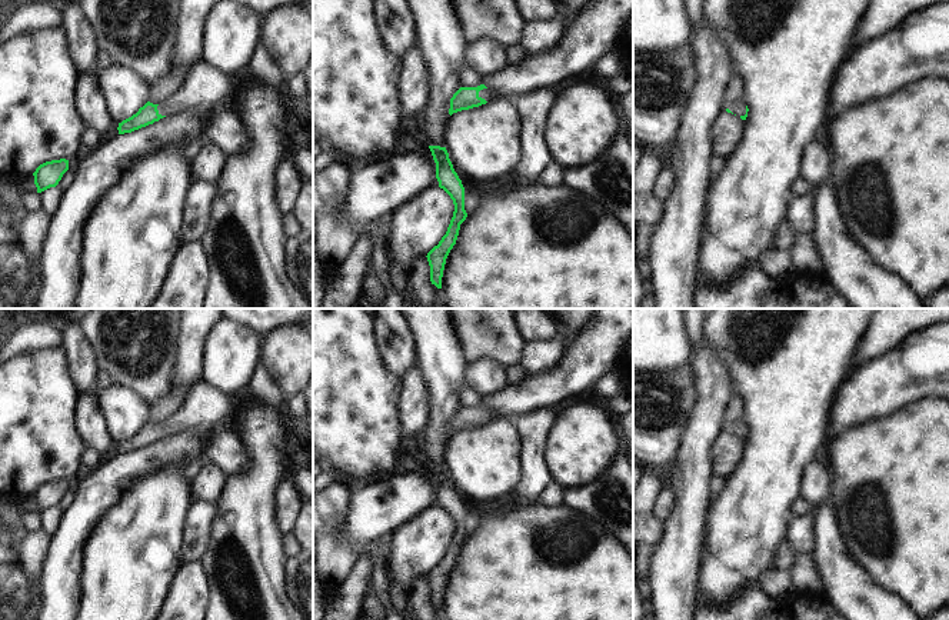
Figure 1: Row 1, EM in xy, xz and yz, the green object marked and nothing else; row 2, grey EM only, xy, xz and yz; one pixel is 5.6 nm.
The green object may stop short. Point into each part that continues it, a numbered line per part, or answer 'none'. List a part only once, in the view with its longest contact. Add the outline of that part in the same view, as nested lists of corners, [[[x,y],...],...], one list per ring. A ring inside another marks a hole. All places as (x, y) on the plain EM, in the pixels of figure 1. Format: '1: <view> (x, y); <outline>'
1: xz (488, 414); [[[487,407],[487,409],[483,409],[483,410],[479,411],[479,417],[485,419],[486,421],[490,421],[496,417],[502,417],[502,414],[493,411],[492,409]]]

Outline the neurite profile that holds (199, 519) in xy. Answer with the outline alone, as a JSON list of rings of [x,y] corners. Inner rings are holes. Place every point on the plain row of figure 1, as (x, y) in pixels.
[[[193,501],[184,519],[182,534],[182,561],[200,561],[210,540],[210,529],[216,516],[217,503]]]

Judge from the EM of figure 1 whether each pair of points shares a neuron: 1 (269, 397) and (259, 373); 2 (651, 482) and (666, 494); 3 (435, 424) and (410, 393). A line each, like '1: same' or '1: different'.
1: same
2: different
3: different

